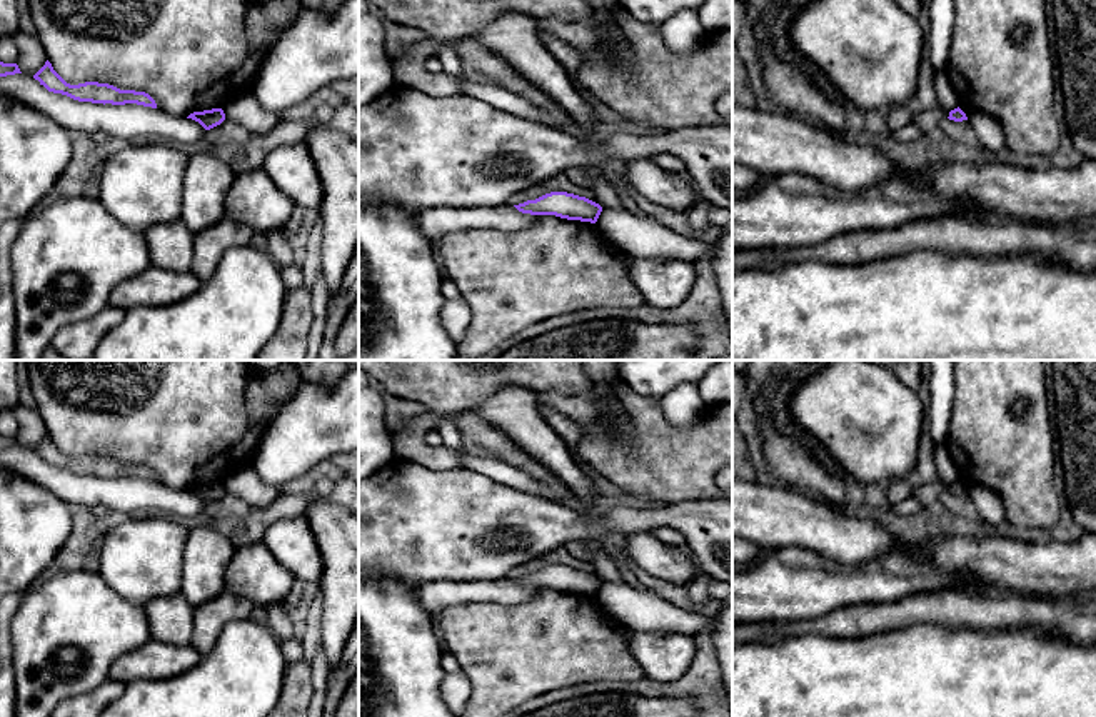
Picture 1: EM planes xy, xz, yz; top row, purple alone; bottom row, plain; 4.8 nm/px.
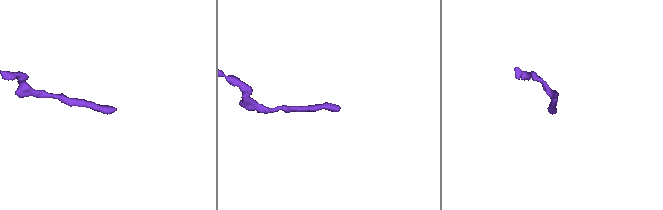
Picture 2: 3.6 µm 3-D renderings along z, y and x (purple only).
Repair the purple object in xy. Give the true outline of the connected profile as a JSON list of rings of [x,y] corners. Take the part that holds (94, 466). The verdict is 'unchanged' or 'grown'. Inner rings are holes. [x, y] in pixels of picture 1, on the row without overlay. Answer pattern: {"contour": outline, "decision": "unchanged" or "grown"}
{"contour": [[[47,434],[45,439],[33,449],[48,465],[67,469],[78,475],[125,479],[137,477],[157,482],[155,474],[145,465],[120,464],[108,457],[85,455],[78,459],[67,457]]], "decision": "unchanged"}

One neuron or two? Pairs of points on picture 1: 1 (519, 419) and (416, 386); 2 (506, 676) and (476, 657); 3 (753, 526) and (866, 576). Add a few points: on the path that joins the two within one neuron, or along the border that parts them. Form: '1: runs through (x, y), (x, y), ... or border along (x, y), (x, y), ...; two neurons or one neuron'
1: border along (509, 386), (501, 386), (467, 412); two neurons
2: runs through (499, 669), (487, 657), (482, 657); one neuron
3: border along (766, 549), (804, 547), (841, 564); two neurons

